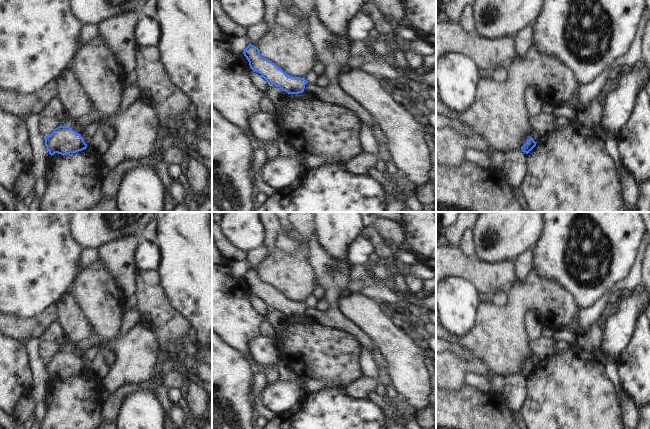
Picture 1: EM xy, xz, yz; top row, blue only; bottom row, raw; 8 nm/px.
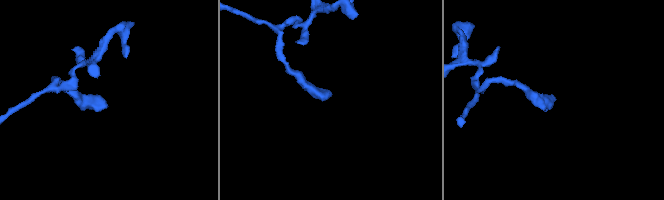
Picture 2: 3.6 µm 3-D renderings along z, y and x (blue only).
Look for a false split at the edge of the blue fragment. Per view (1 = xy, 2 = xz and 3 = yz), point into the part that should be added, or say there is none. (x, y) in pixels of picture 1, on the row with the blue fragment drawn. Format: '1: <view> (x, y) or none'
1: none
2: none
3: none

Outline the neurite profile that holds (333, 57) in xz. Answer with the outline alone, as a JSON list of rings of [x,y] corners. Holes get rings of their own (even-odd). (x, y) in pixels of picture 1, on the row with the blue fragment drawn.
[[[315,9],[307,15],[307,23],[309,41],[315,52],[315,58],[324,66],[323,74],[326,76],[328,84],[322,91],[318,91],[316,86],[307,83],[304,92],[325,103],[352,111],[358,119],[371,127],[374,122],[371,114],[346,94],[338,82],[339,72],[342,67],[347,66],[350,57],[351,40],[348,36],[340,36],[327,29],[318,19]]]

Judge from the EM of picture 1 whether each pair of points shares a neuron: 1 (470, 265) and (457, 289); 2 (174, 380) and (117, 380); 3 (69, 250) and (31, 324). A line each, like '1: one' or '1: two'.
1: two
2: two
3: two

